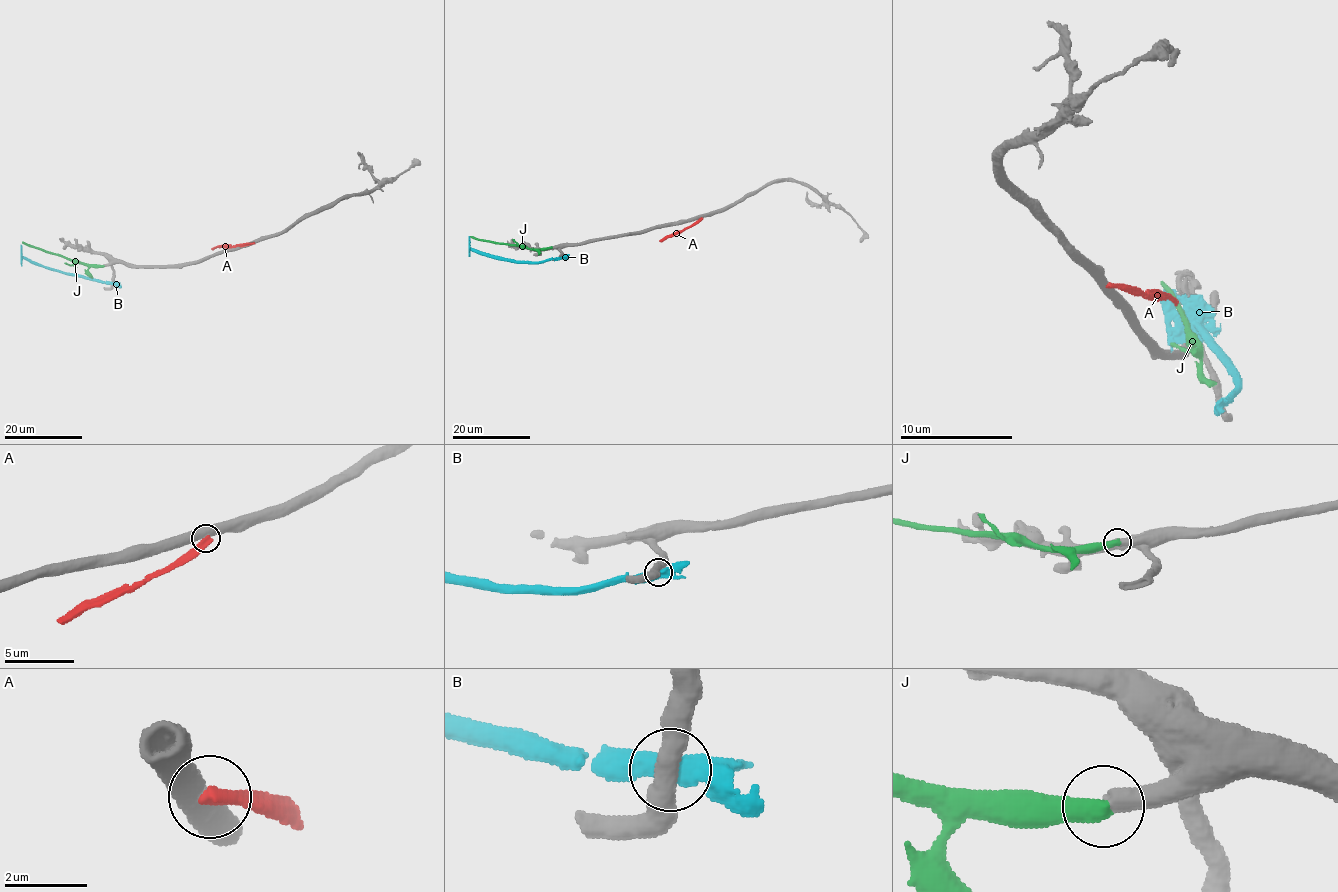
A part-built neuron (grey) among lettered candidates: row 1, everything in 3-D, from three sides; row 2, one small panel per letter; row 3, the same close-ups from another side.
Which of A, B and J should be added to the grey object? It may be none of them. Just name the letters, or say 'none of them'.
J

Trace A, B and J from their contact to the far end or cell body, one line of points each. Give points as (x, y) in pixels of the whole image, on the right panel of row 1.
A: (1109, 285), (1129, 285), (1146, 296), (1160, 296), (1177, 301)
B: (1222, 403), (1236, 389), (1236, 378), (1214, 347), (1163, 290)
J: (1194, 352), (1194, 344), (1171, 296), (1160, 282)

